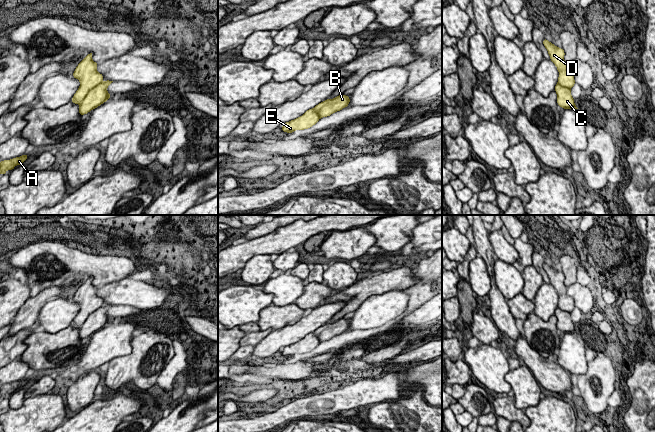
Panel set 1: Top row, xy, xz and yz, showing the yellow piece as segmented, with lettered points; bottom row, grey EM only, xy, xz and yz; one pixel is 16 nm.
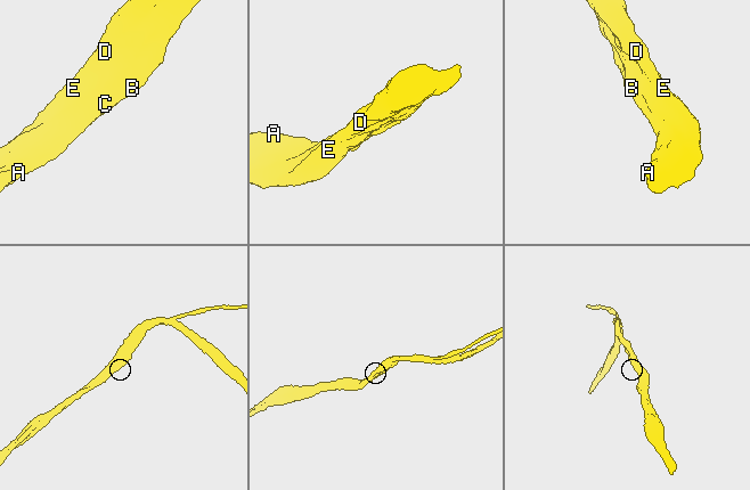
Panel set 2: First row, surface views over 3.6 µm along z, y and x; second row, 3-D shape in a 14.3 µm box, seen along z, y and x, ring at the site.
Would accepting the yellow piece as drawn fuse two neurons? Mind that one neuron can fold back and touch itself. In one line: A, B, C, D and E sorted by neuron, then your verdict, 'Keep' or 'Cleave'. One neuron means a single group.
Groups: A B C D E. Keep

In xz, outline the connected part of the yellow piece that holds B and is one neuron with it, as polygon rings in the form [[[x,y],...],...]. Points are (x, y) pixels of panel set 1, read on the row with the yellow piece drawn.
[[[343,94],[333,99],[326,99],[316,105],[313,109],[307,110],[302,116],[284,123],[282,125],[282,131],[293,133],[295,130],[301,131],[311,128],[320,118],[330,116],[331,114],[342,110],[348,106],[349,102],[349,96]]]

